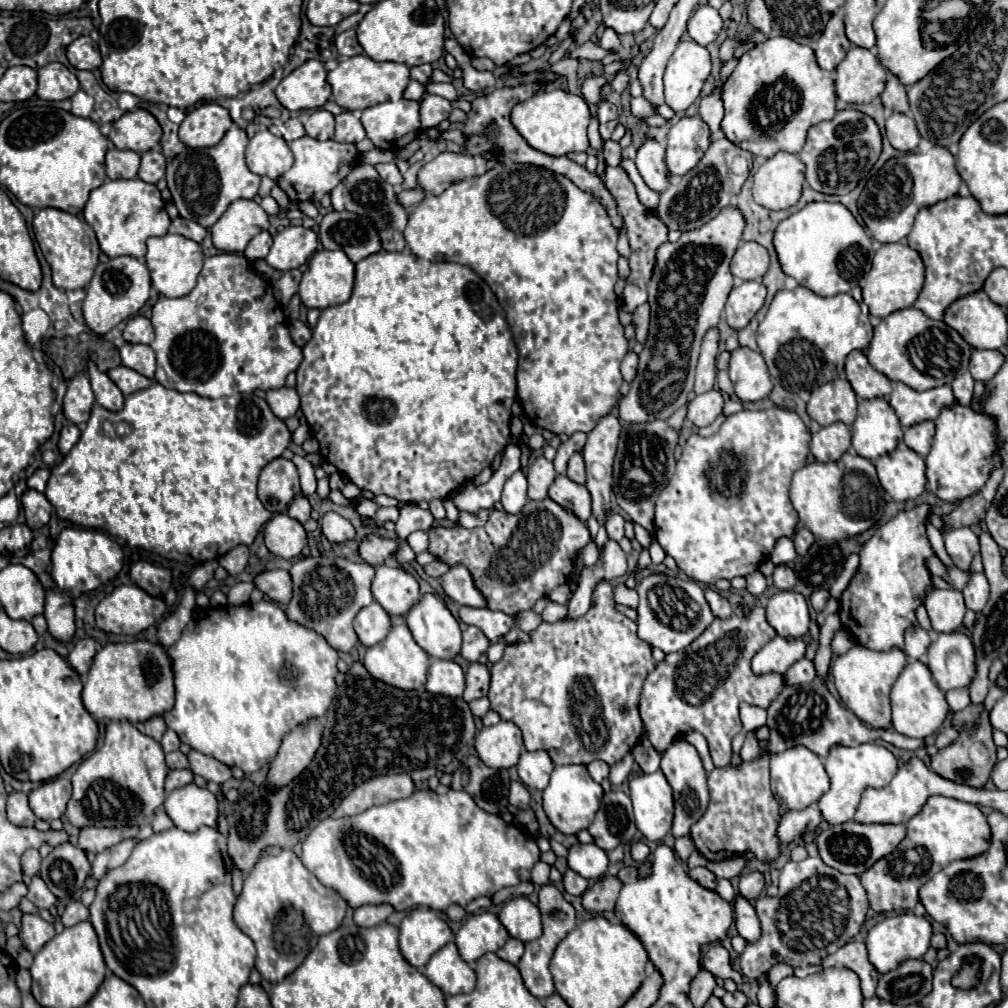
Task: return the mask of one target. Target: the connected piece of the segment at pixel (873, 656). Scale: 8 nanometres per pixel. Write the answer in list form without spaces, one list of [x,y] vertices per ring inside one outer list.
[[[856,644],[846,654],[834,658],[830,666],[830,674],[846,708],[850,708],[862,722],[870,724],[872,728],[888,728],[890,726],[888,694],[906,664],[908,664],[908,658],[898,648],[892,648],[890,652],[874,652]]]

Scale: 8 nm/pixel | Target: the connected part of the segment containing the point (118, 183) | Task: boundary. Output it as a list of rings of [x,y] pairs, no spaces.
[[[140,178],[134,180],[106,180],[100,188],[90,192],[84,208],[84,218],[96,232],[100,250],[110,256],[134,256],[146,254],[146,240],[152,236],[164,236],[170,228],[170,218],[160,198],[160,190],[154,184],[146,184]]]

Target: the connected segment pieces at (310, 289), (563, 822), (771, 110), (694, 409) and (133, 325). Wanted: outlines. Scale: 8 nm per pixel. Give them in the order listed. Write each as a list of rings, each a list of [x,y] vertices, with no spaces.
[[[320,250],[310,262],[300,282],[300,298],[306,308],[324,310],[344,304],[352,294],[354,264],[342,250]]]
[[[570,764],[570,766],[554,766],[550,784],[544,790],[542,804],[544,804],[544,812],[548,820],[558,832],[576,834],[592,824],[594,814],[600,808],[600,800],[602,800],[602,786],[588,776],[586,766]]]
[[[776,36],[768,38],[762,44],[756,44],[750,52],[742,54],[738,60],[738,66],[730,74],[730,78],[722,84],[722,100],[724,100],[724,120],[722,120],[722,132],[726,138],[740,148],[752,152],[754,156],[770,158],[776,152],[784,150],[790,154],[800,152],[800,148],[806,142],[806,132],[810,126],[832,120],[836,114],[836,92],[834,92],[834,80],[830,72],[822,70],[816,64],[814,50],[810,46],[798,44],[790,38]]]
[[[708,390],[704,394],[698,394],[690,404],[688,404],[688,420],[702,428],[702,426],[710,426],[716,416],[722,412],[724,408],[724,398],[718,390]]]
[[[144,316],[130,318],[124,328],[124,340],[130,344],[150,344],[154,340],[154,330],[150,320]]]

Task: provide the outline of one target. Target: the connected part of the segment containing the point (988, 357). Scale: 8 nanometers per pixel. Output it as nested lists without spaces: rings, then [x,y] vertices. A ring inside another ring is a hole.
[[[974,350],[970,358],[970,374],[974,380],[988,382],[1002,368],[1004,356],[1000,350]]]

